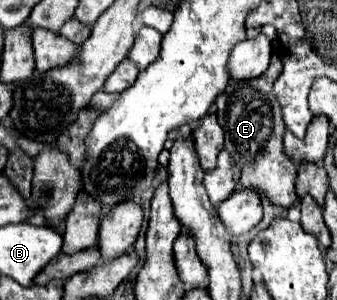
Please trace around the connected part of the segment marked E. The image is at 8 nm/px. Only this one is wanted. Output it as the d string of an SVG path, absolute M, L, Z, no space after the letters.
M273 54L271 64L263 76L239 84L229 84L225 88L225 92L217 98L217 118L225 132L225 150L231 154L235 166L241 168L237 190L261 192L261 196L265 196L271 204L289 210L297 202L297 168L283 152L285 124L279 112L279 102L273 94L273 82L279 74L281 60L277 54Z

